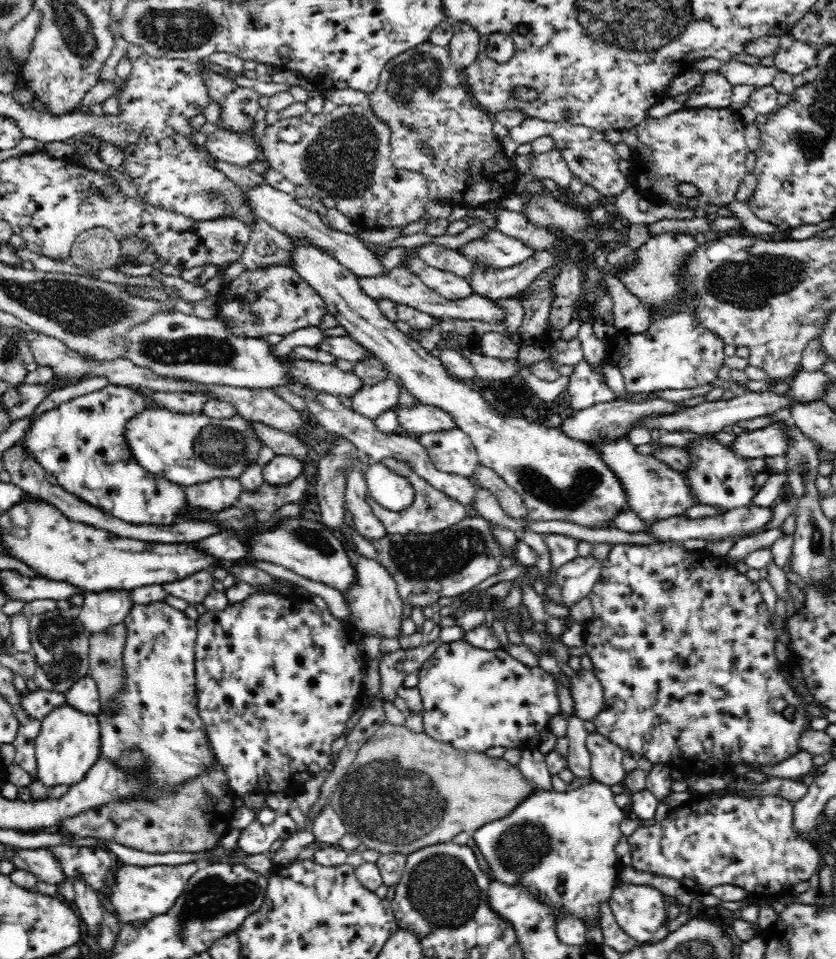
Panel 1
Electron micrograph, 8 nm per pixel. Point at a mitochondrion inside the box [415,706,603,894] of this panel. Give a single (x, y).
(520, 848)

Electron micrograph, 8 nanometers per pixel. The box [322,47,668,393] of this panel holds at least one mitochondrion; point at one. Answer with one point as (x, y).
(410, 77)

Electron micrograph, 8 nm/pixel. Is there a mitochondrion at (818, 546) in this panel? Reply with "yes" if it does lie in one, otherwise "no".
yes

